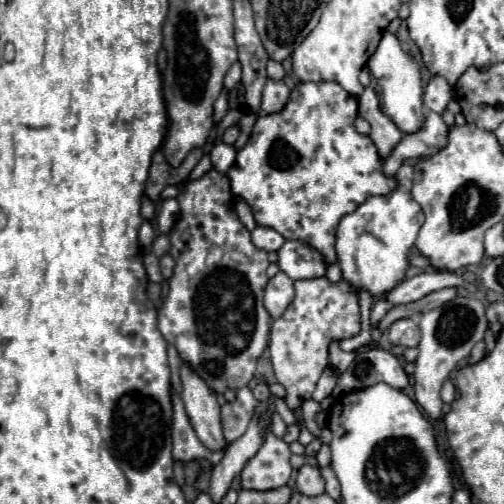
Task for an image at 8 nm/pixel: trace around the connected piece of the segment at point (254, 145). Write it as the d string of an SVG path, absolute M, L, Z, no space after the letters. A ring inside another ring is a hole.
M329 81L299 83L281 113L259 115L247 145L237 153L229 177L233 193L249 203L257 225L271 227L285 239L309 241L311 247L323 253L327 263L337 263L335 231L341 217L355 211L367 197L387 195L395 189L395 177L385 177L381 171L383 163L373 141L355 131L357 98L337 85Z

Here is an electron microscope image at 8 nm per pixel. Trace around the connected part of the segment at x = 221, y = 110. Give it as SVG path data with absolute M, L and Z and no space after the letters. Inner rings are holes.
M223 91L223 93L219 95L219 99L215 101L215 113L213 113L215 123L219 123L219 121L225 117L227 109L229 109L229 105L227 105L227 91Z

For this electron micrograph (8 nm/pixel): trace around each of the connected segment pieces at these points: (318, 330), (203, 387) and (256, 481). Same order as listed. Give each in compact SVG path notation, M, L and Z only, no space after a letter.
M327 277L307 279L307 281L295 281L295 299L287 307L287 311L273 321L271 327L271 339L269 339L269 351L273 361L273 371L277 381L287 389L285 403L289 409L301 407L303 401L311 399L315 385L323 373L323 369L329 365L329 345L333 341L351 339L361 331L361 315L359 315L359 295L353 291L349 283L341 280L332 283Z
M181 365L183 381L183 403L189 415L189 421L201 439L201 443L211 451L223 451L227 447L221 427L219 403L207 383L193 373L187 365Z
M269 431L257 455L241 471L243 489L267 491L267 489L277 489L277 487L287 485L291 477L289 457L291 457L289 445L277 439Z

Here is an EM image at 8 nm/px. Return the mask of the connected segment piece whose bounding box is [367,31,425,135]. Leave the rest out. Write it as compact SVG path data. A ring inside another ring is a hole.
M385 31L383 39L377 47L377 51L371 55L367 63L371 75L377 79L381 93L383 93L383 105L385 105L385 115L399 127L401 133L409 135L411 131L419 131L423 127L423 87L421 87L421 75L419 67L415 61L401 49L401 43L395 33Z

